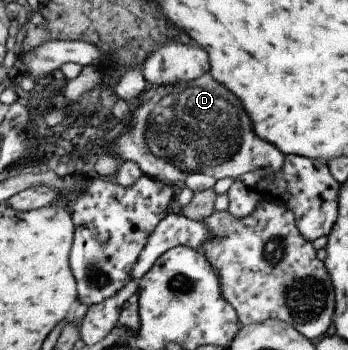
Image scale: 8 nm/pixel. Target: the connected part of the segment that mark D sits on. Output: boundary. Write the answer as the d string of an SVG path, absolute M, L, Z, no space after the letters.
M208 72L198 80L167 84L163 87L149 86L148 90L141 94L138 108L131 115L132 120L128 124L131 130L122 137L116 136L114 154L120 155L124 162L135 162L146 176L156 177L165 183L171 182L169 185L182 182L193 172L208 174L218 180L225 176L237 179L256 171L267 171L274 175L282 170L284 160L287 159L287 155L280 152L279 148L262 140L254 132L244 105L236 100L232 92L228 92L228 88L212 80Z

